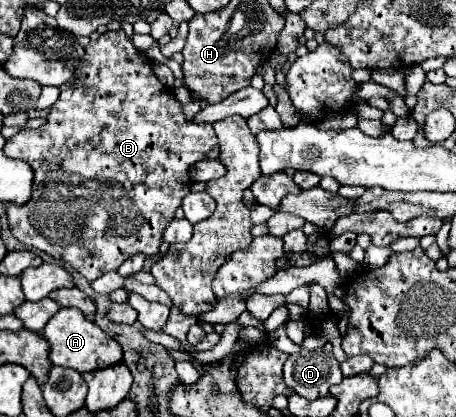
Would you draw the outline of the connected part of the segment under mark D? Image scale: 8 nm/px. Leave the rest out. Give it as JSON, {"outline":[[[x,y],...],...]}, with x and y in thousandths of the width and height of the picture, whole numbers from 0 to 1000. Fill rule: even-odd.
{"outline":[[[708,835],[660,839],[629,859],[621,878],[625,921],[673,959],[695,959],[721,945],[721,926],[752,911],[743,868]]]}

